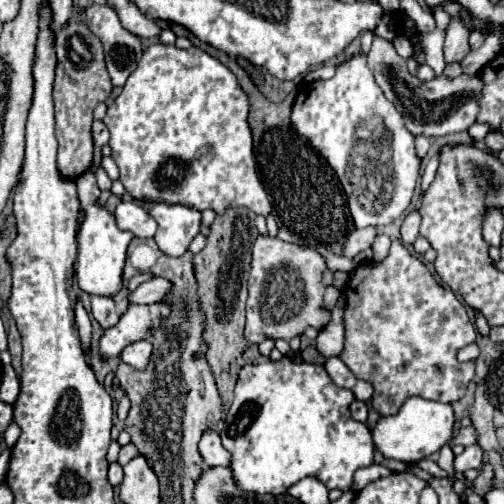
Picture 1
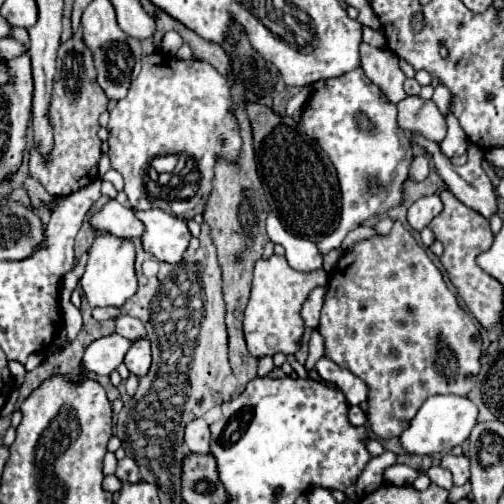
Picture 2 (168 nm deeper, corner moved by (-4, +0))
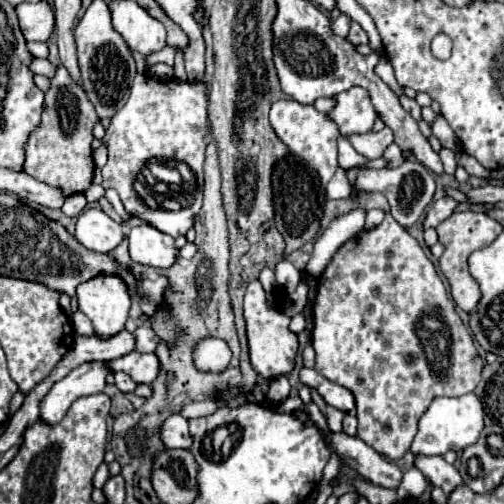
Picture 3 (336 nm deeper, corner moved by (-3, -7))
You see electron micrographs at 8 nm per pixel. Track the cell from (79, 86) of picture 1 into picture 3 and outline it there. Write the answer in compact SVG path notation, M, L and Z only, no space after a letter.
M57 67L55 77L51 79L51 89L45 93L41 125L27 143L25 173L41 183L63 189L65 195L83 193L91 185L91 175L95 169L91 157L91 131L95 121L99 121L99 117L83 87L71 81L65 67Z

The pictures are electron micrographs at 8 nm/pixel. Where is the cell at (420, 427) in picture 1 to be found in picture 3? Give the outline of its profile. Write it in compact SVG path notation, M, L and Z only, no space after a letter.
M467 393L461 397L437 397L425 411L425 415L419 421L419 433L413 439L411 451L415 455L445 455L447 451L463 451L465 447L477 443L479 433L483 429L485 411L483 403L475 393Z

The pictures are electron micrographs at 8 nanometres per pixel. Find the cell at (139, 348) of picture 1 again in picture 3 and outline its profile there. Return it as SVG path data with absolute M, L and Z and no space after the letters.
M133 351L125 357L119 357L115 361L107 361L105 363L107 369L111 369L113 373L123 371L127 375L131 375L131 379L135 383L153 383L155 377L159 375L159 359L155 353L139 353Z

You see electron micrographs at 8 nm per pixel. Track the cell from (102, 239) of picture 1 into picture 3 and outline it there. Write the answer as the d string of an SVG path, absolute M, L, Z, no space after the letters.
M99 275L77 287L79 311L83 311L95 329L95 337L109 339L125 329L131 309L127 285L117 275Z

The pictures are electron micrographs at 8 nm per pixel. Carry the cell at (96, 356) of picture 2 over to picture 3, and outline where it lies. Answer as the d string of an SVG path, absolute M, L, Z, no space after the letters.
M101 361L83 363L75 367L69 375L65 375L61 381L53 383L51 391L41 399L39 403L39 421L47 425L57 425L71 403L77 397L101 393L105 387L105 377L109 369Z

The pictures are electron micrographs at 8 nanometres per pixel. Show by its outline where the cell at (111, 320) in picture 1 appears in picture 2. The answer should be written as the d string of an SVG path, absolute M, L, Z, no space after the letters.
M122 314L116 318L116 334L130 340L140 340L144 336L144 324L138 318Z

